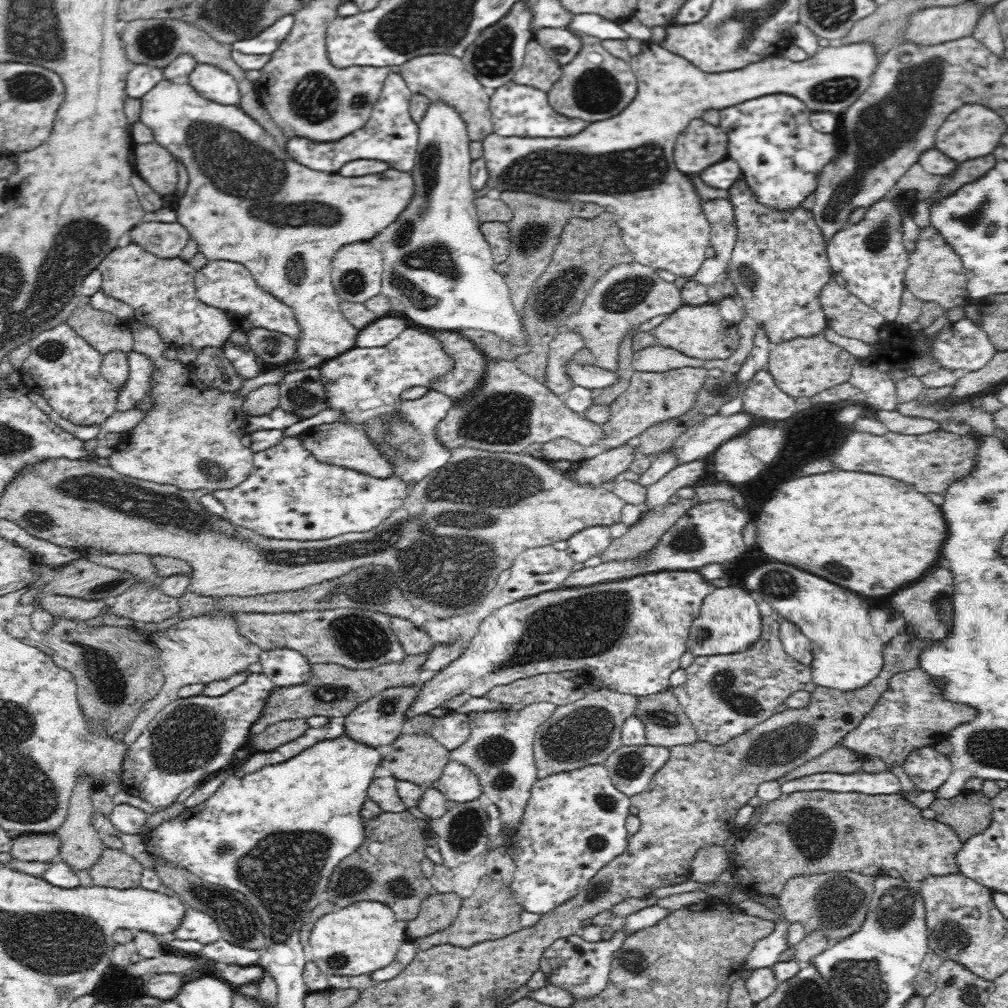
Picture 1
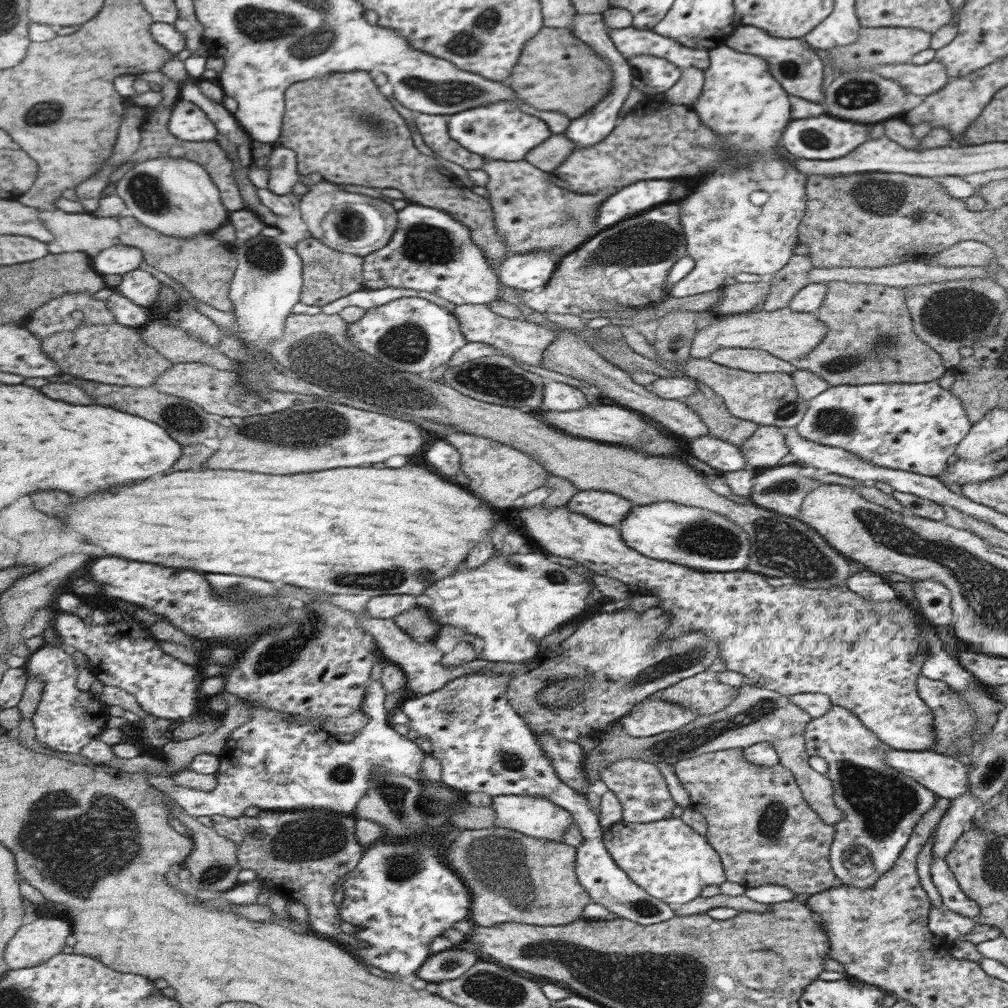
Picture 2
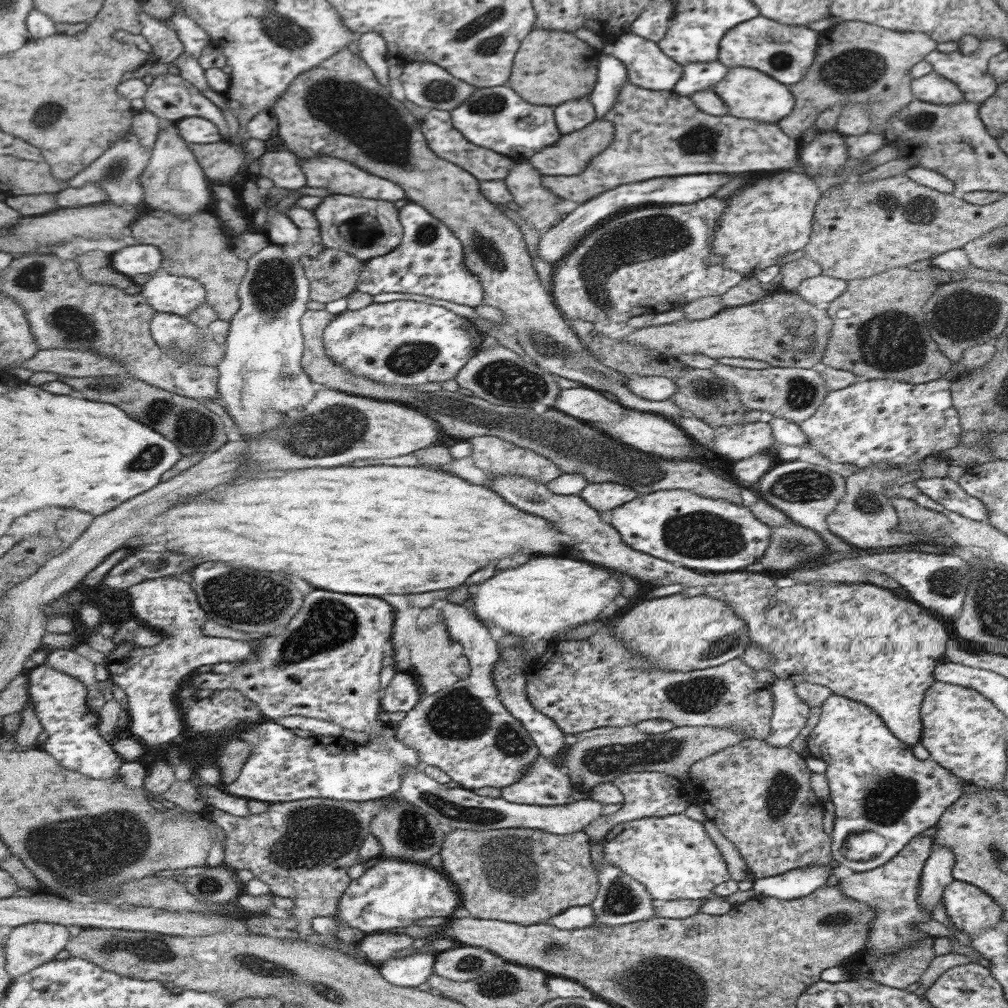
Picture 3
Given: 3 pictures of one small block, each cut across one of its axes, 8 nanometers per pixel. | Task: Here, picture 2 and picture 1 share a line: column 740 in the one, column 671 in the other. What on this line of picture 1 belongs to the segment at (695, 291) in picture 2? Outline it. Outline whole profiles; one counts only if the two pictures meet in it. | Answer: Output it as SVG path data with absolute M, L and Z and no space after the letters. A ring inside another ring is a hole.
M868 41L847 45L832 43L803 61L790 60L781 53L766 56L738 70L708 73L659 44L643 42L640 53L628 61L637 78L637 93L620 114L590 123L586 130L567 137L506 137L494 132L486 136L482 144L485 168L489 172L487 186L501 191L529 192L556 201L586 202L601 206L617 218L622 240L628 250L632 251L635 262L656 272L664 270L676 277L691 278L707 259L707 250L712 247L712 228L704 215L704 209L700 208L702 200L696 196L693 182L688 180L690 176L684 176L672 160L678 135L689 122L700 119L707 110L725 109L770 93L788 93L800 98L812 112L841 114L866 92L879 59L874 45Z

